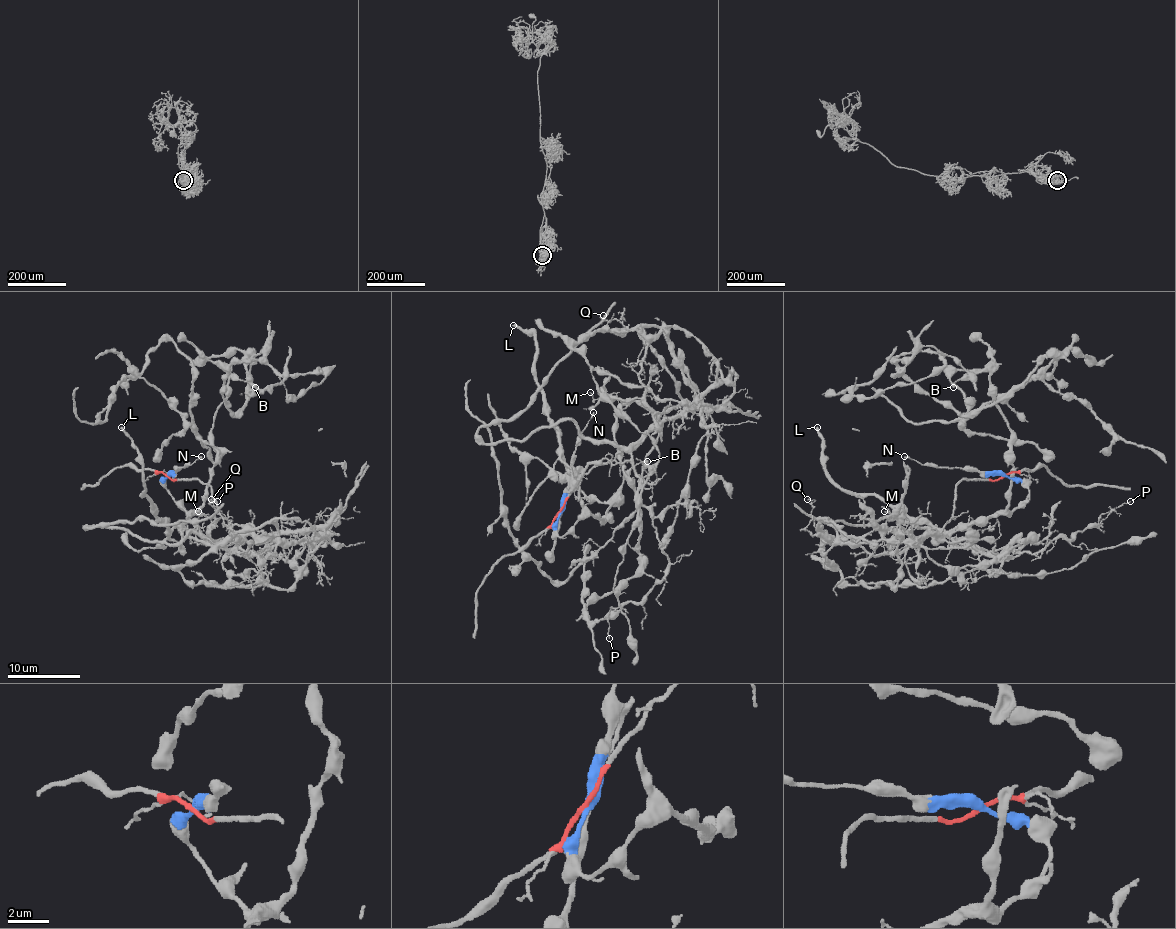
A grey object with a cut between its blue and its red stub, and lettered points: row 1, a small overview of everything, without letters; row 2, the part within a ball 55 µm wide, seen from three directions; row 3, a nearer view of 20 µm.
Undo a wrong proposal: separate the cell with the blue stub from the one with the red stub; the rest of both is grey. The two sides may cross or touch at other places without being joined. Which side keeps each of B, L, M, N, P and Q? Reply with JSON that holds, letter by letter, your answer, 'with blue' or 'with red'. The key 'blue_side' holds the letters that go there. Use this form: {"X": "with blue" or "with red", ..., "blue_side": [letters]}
{"B": "with blue", "L": "with blue", "M": "with red", "N": "with blue", "P": "with red", "Q": "with red", "blue_side": ["B", "L", "N"]}

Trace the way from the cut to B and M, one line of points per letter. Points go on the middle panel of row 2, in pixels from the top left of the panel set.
B: (560, 512), (560, 536), (589, 516), (609, 519), (604, 519), (618, 499), (626, 474), (648, 461)
M: (560, 512), (585, 474), (631, 446), (657, 419), (640, 399), (617, 399), (602, 390), (596, 399), (589, 391)

